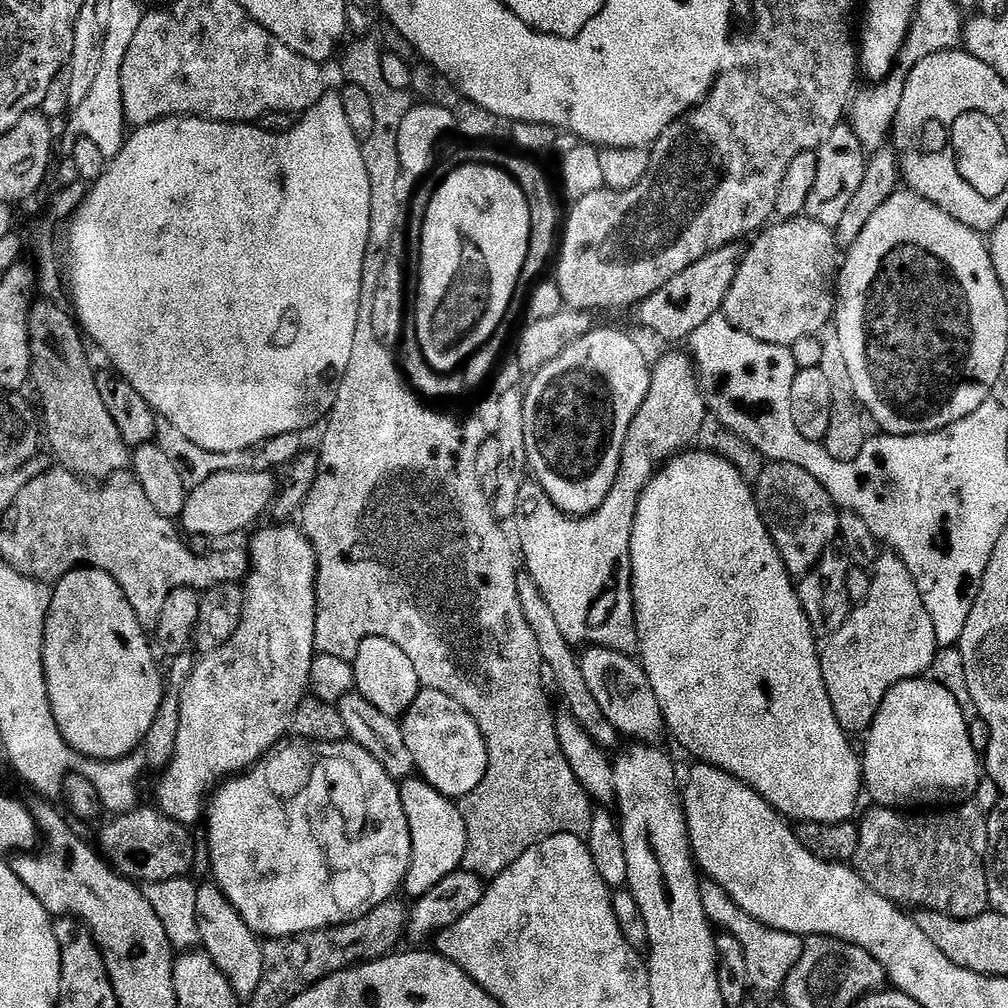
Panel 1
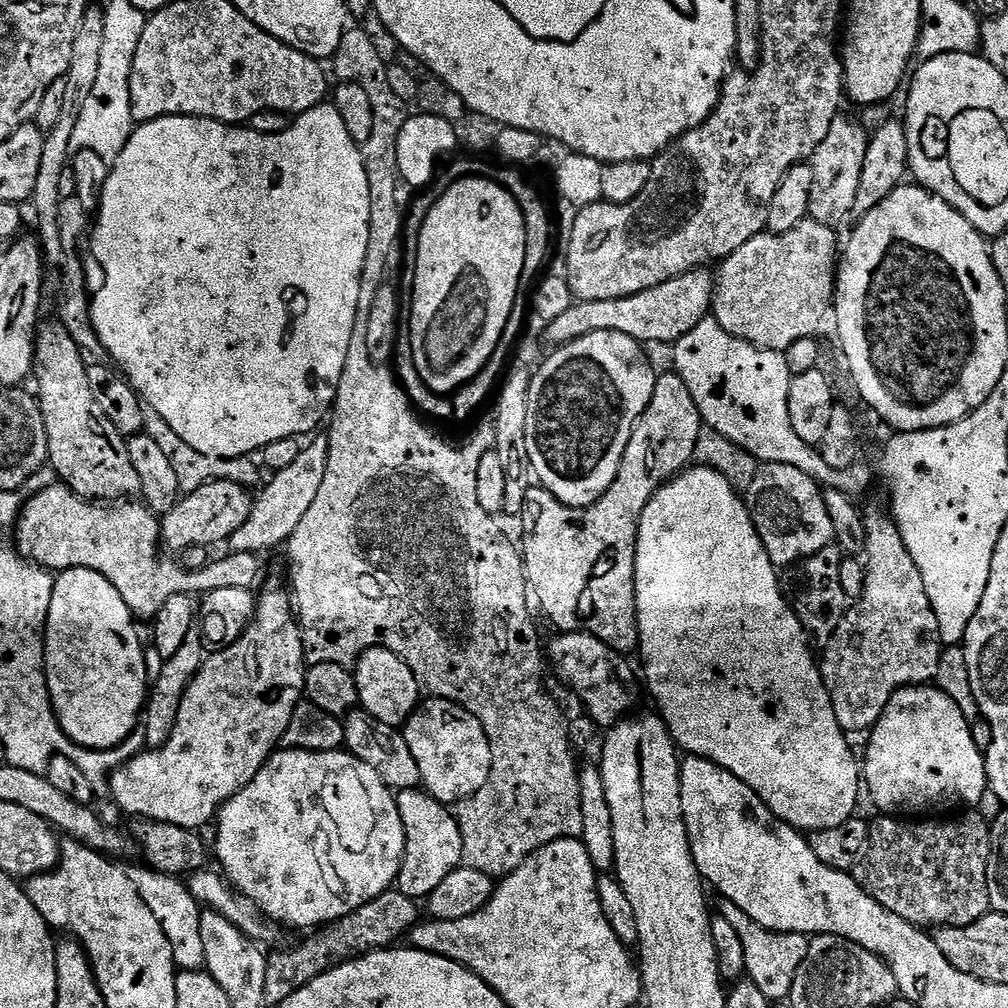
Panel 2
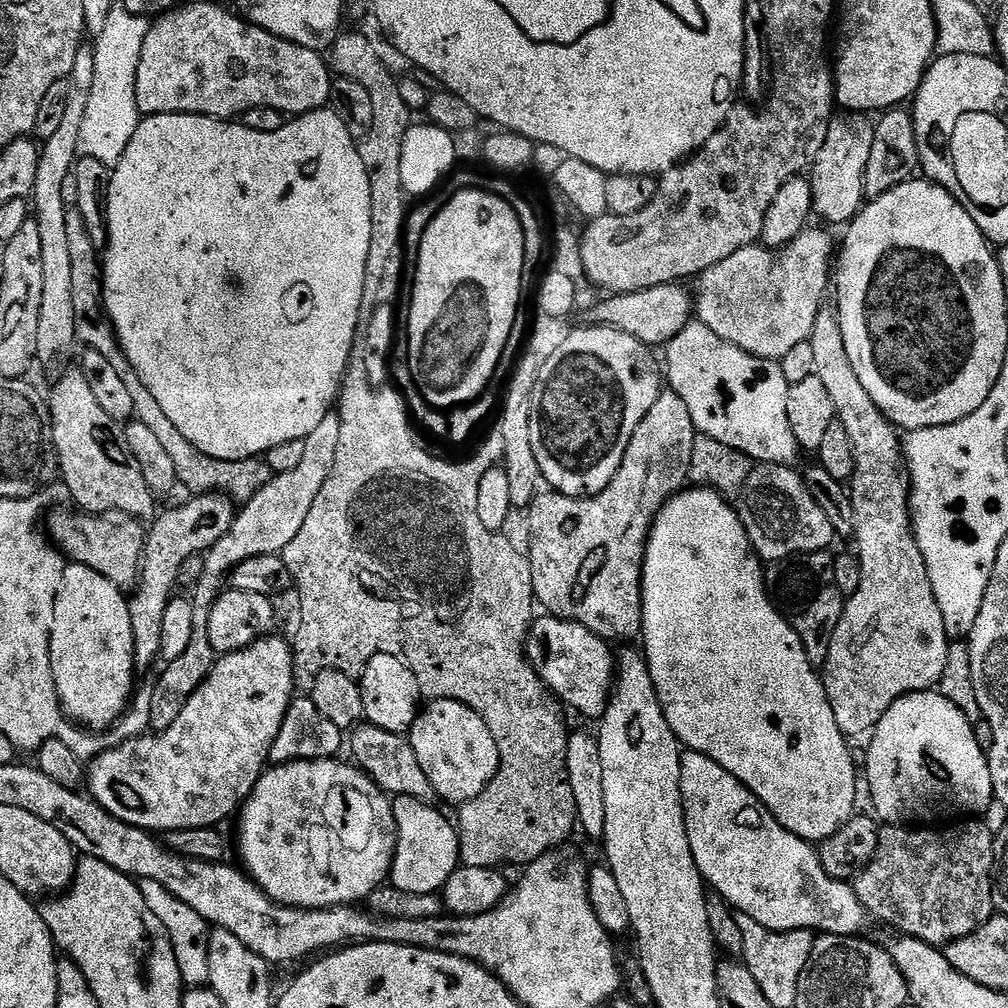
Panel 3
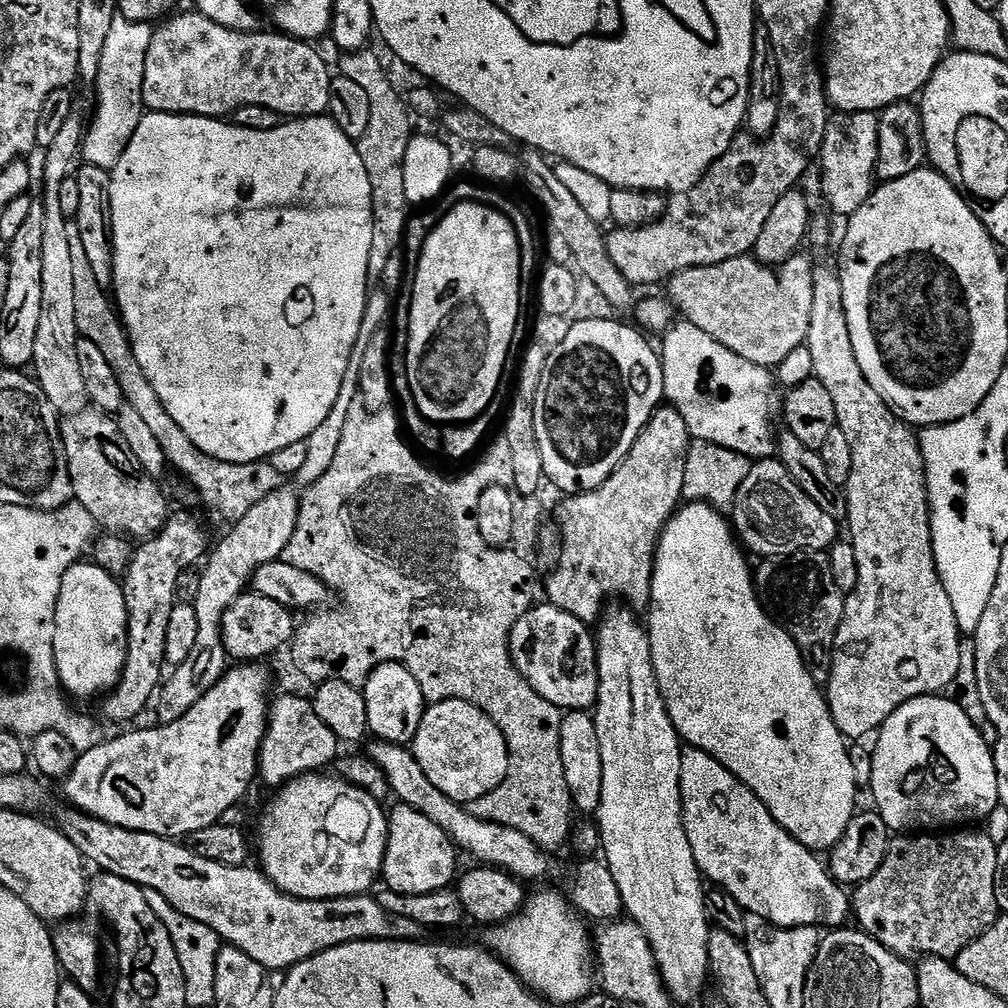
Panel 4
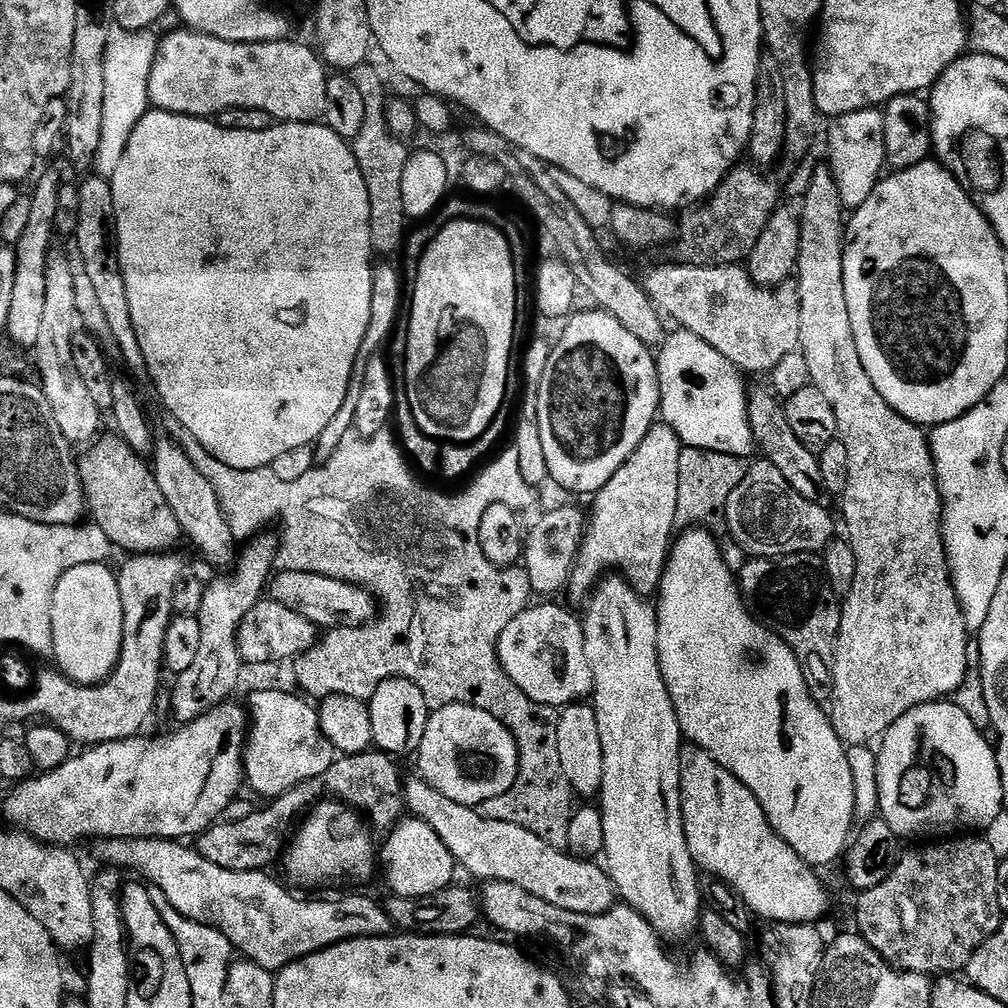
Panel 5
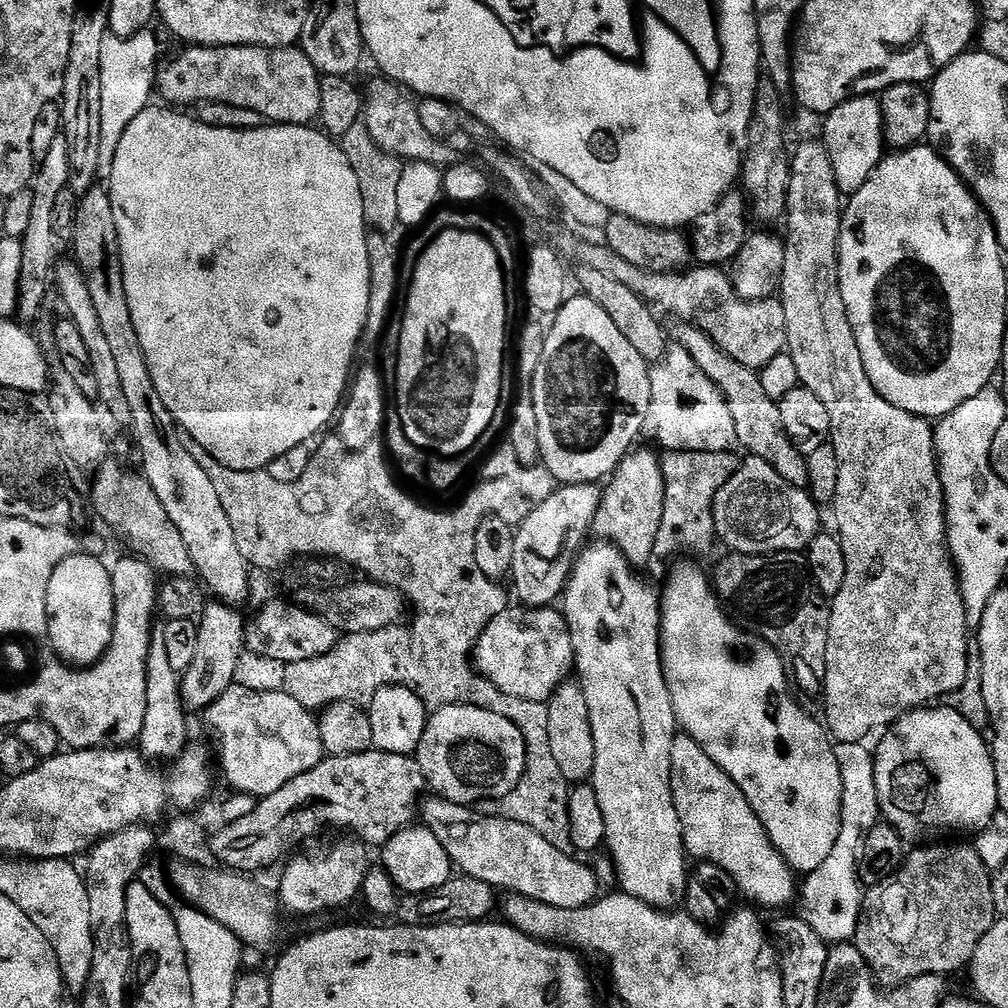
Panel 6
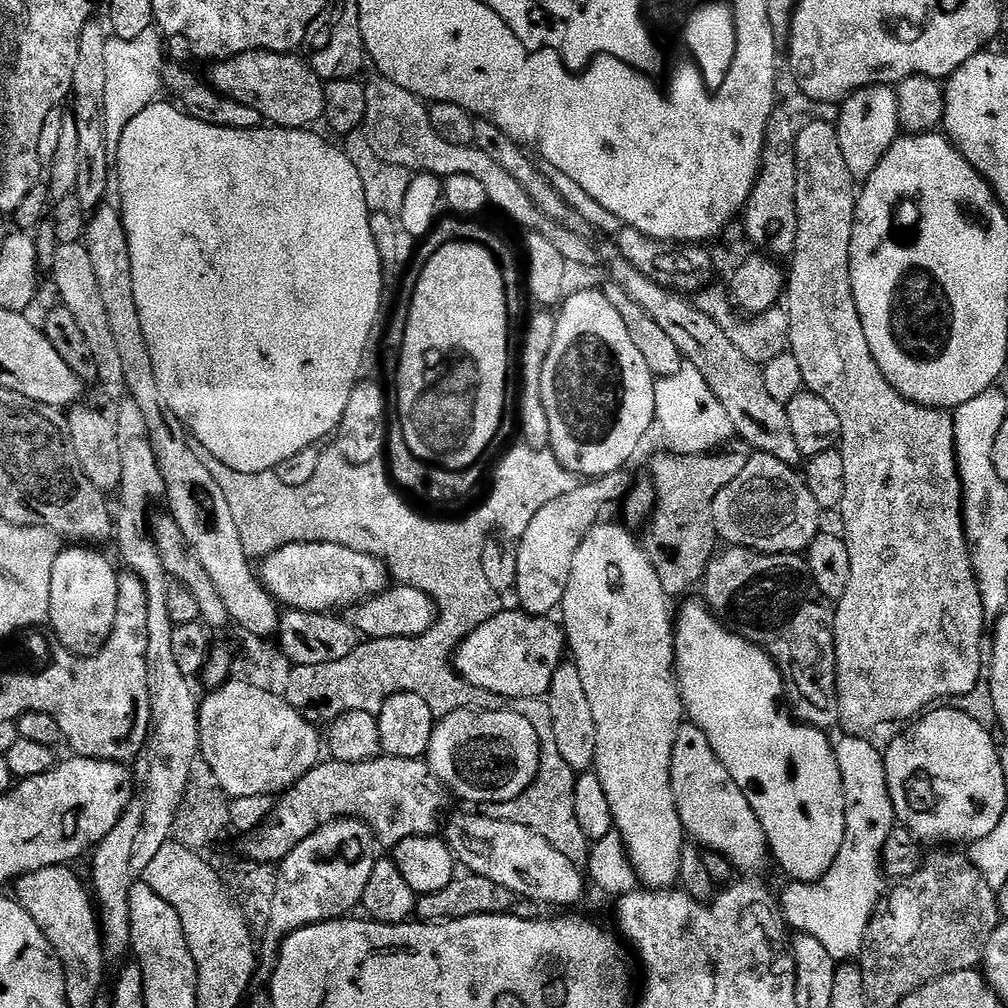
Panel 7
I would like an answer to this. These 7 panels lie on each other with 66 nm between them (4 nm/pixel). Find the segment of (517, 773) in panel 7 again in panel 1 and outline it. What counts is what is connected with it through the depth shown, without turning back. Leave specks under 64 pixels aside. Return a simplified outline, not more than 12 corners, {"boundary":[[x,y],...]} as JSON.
{"boundary":[[421,688],[399,721],[416,772],[443,796],[486,778],[478,722]]}

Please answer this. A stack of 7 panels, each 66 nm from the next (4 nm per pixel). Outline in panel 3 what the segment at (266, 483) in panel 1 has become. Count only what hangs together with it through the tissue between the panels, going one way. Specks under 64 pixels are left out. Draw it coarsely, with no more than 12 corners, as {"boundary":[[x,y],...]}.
{"boundary":[[222,492],[161,511],[128,600],[140,670],[157,663],[182,562],[236,521]]}

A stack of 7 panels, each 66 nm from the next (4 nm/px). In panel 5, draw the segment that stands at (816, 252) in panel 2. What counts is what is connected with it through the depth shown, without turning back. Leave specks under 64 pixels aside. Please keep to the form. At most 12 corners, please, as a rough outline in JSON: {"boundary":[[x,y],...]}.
{"boundary":[[660,264],[665,317],[741,373],[800,346],[800,293],[747,267]]}

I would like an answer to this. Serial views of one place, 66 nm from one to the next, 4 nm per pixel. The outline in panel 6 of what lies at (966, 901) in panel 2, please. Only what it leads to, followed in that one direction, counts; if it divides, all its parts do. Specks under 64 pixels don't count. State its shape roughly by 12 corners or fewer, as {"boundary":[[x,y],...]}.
{"boundary":[[975,847],[920,848],[863,909],[879,983],[947,977],[996,925]]}

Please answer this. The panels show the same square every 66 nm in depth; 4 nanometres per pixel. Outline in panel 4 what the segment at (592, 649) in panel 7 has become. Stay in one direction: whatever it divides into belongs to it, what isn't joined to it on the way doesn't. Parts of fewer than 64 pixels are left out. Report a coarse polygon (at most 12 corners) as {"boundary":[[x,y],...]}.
{"boundary":[[648,629],[594,632],[602,856],[668,995],[710,980]]}

